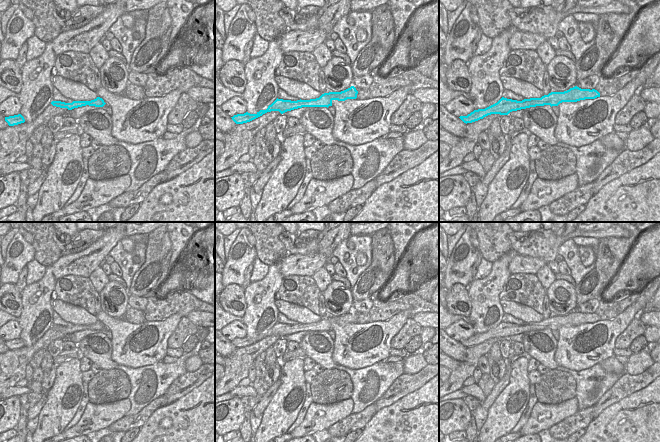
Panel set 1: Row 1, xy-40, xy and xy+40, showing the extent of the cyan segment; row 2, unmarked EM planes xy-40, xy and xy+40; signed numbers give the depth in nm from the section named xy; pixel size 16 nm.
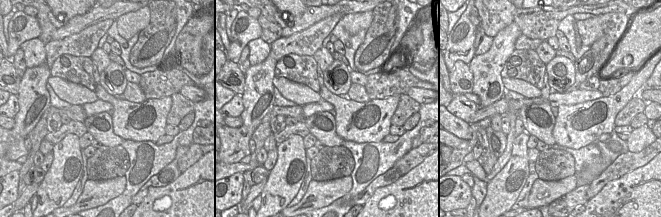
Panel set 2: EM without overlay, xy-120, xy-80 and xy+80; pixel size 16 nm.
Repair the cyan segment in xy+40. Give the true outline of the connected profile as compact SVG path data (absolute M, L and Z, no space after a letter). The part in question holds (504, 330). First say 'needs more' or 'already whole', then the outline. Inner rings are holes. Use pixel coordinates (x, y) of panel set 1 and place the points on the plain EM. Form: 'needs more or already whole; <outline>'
already whole; M577 310L564 316L551 316L541 322L530 322L522 325L502 321L497 327L485 333L474 334L467 340L460 340L459 342L467 348L483 343L491 338L508 339L512 335L530 331L544 329L550 329L552 331L558 330L562 326L577 326L585 323L595 323L597 321L600 321L600 317L597 314L581 313Z

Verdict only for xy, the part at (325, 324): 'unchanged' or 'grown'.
unchanged

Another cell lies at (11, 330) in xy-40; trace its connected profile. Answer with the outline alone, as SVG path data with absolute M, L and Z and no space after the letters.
M10 320L0 327L0 337L4 341L20 338L21 328L18 321Z

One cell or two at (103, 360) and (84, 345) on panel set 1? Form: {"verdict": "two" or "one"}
{"verdict": "one"}

